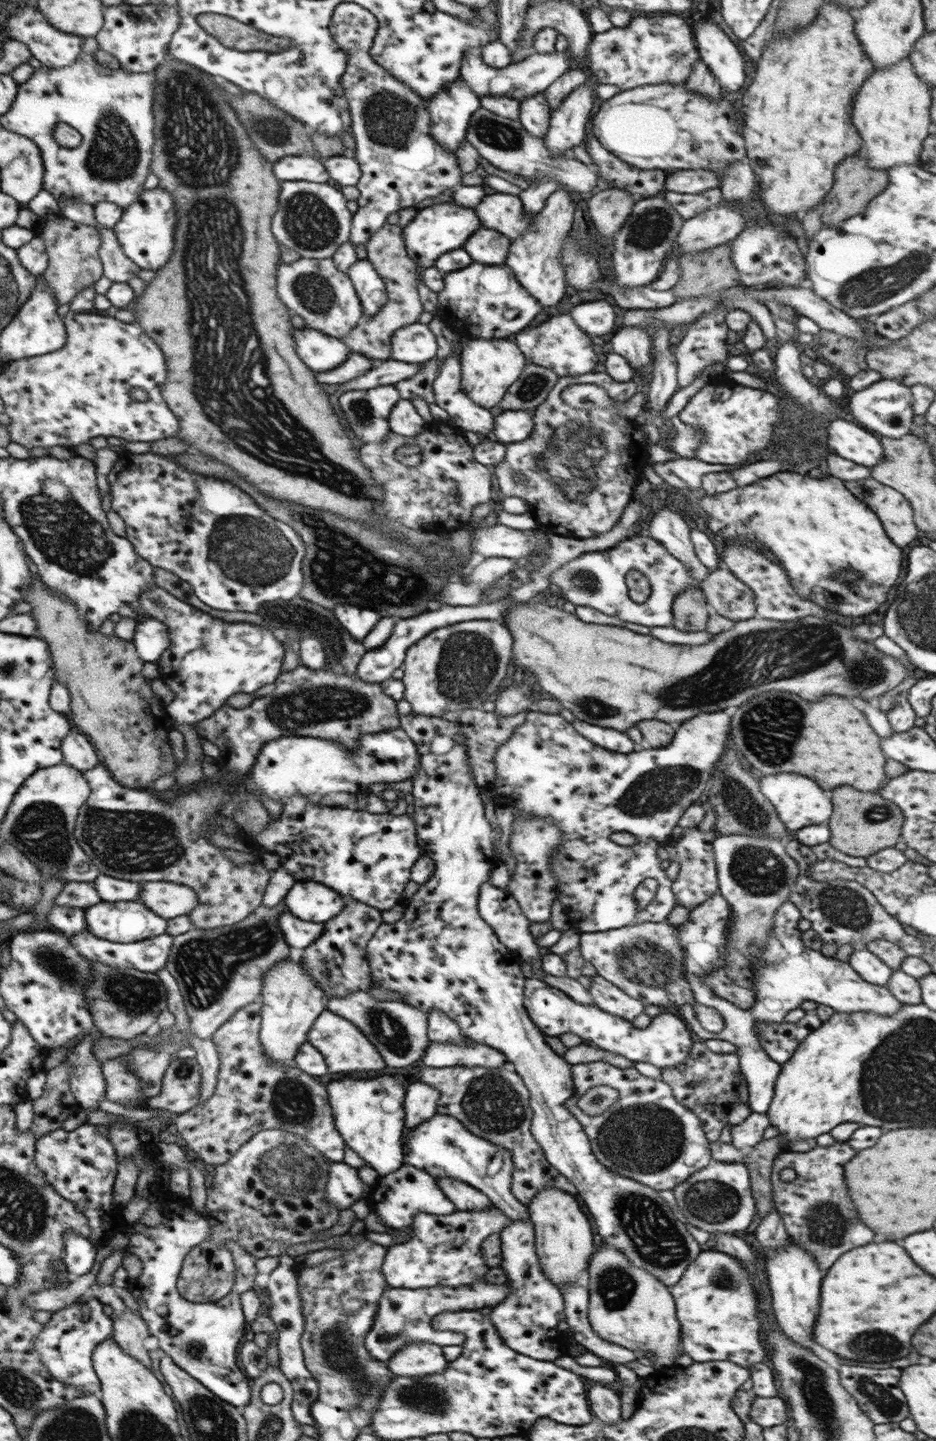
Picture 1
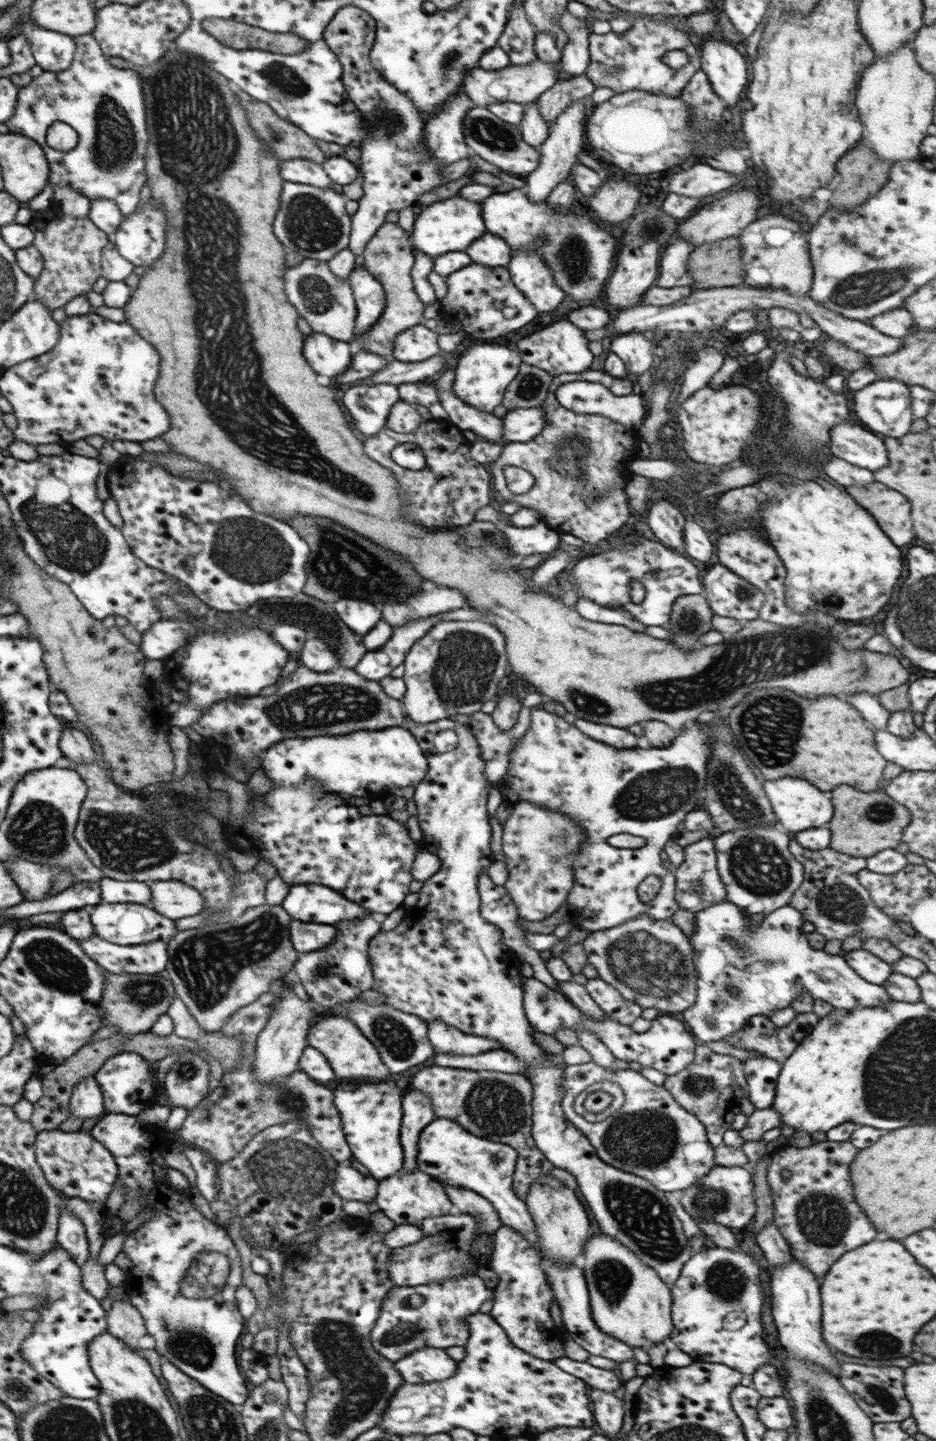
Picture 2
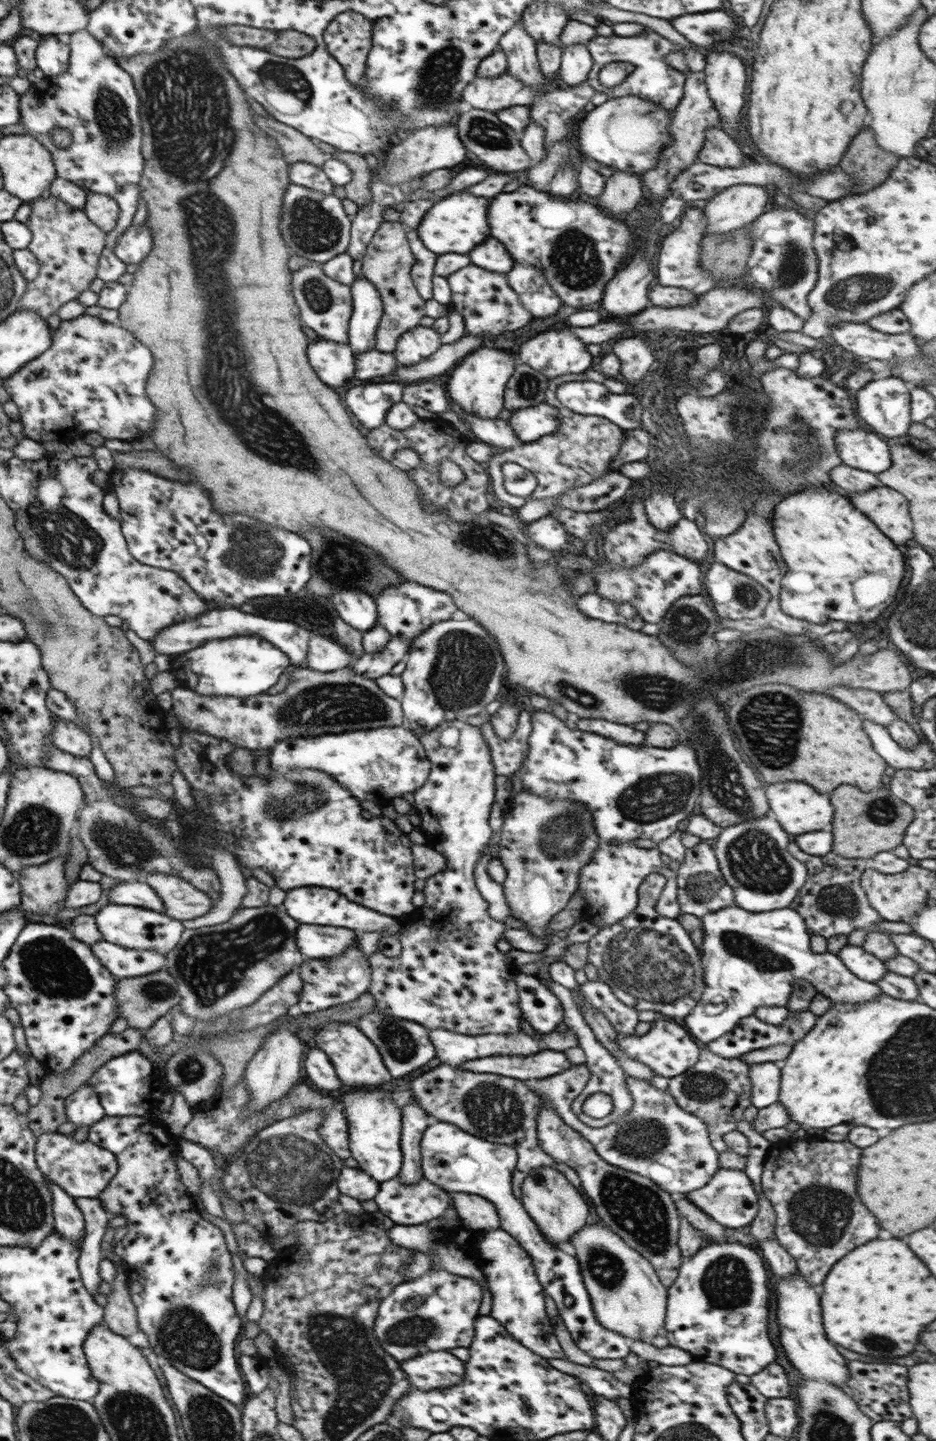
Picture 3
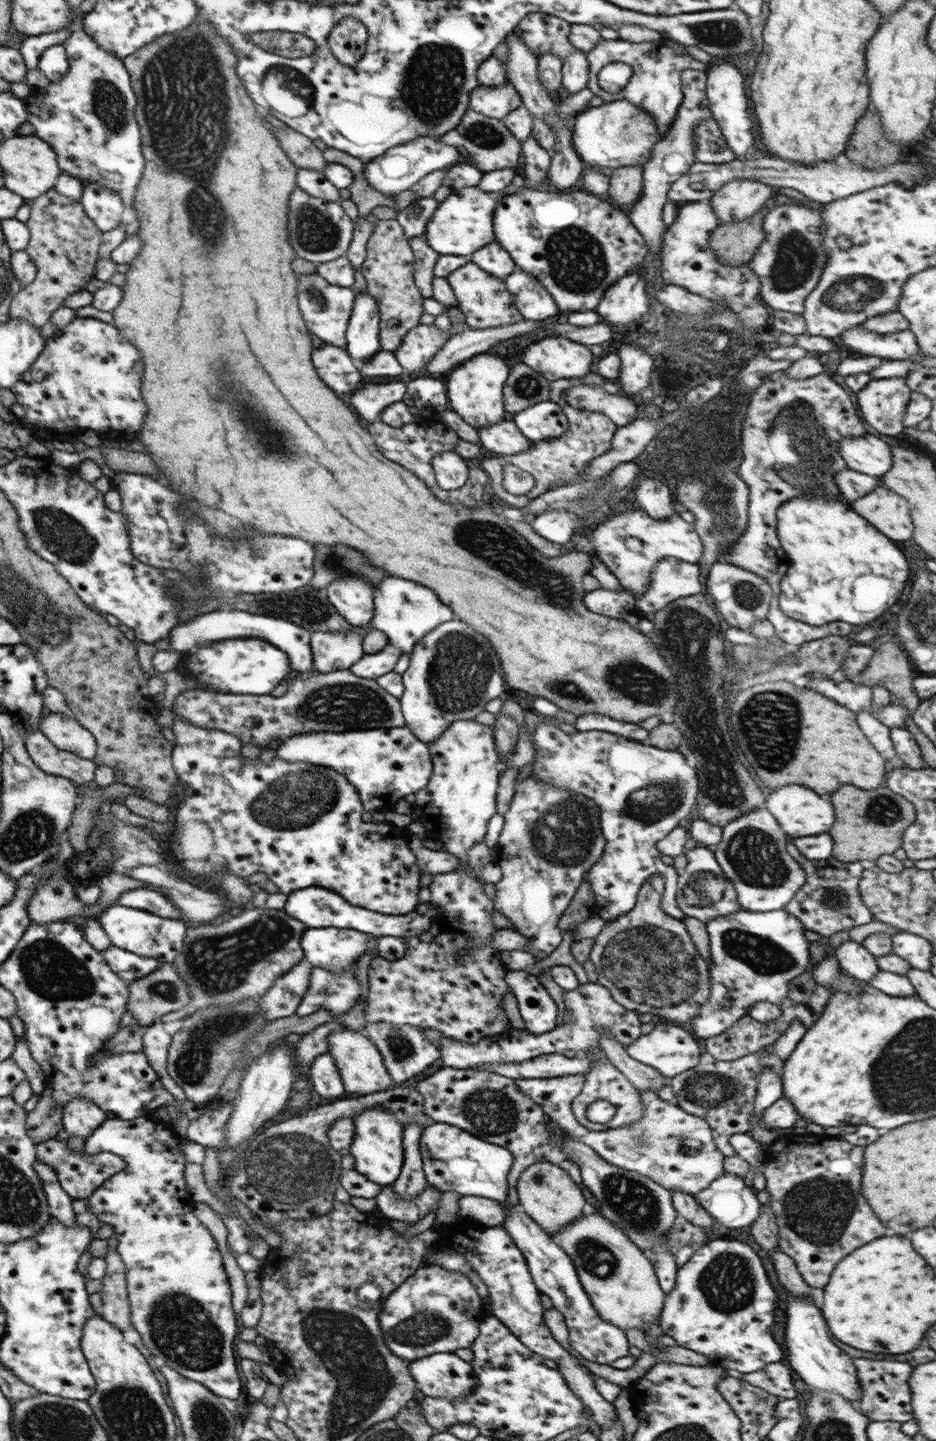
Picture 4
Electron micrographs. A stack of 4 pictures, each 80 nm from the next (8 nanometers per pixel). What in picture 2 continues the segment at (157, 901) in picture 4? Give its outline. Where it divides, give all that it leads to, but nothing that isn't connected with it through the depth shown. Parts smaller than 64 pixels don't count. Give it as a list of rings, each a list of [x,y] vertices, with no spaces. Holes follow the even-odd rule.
[[[102,877],[97,884],[101,903],[120,904],[131,902],[132,904],[150,907],[151,896],[149,896],[147,882],[122,882]]]

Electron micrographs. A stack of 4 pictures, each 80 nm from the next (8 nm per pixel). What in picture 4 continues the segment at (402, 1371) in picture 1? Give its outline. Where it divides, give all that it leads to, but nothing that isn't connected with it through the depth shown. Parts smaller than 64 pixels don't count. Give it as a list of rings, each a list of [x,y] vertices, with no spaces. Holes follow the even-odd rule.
[[[437,1352],[408,1362],[418,1395],[435,1399],[457,1399],[469,1395],[477,1378],[470,1363],[461,1361],[455,1353]]]

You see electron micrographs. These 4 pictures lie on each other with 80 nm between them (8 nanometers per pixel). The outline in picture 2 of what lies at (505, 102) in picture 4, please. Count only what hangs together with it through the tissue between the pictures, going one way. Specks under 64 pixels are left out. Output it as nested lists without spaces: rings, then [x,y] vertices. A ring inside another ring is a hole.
[[[537,58],[533,63],[527,65],[519,67],[509,65],[497,71],[485,71],[475,65],[473,69],[466,72],[461,91],[477,107],[485,107],[503,101],[525,105],[533,102],[543,91],[551,88],[556,83],[559,68],[561,68],[561,63],[543,63]]]

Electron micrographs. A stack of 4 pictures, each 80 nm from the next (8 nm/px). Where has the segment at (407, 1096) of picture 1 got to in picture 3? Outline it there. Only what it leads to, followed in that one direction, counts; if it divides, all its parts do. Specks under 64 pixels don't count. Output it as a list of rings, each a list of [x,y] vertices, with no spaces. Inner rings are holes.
[[[412,1100],[400,1108],[400,1149],[402,1164],[398,1174],[400,1182],[412,1184],[422,1177],[420,1168],[420,1138],[427,1126],[428,1114]]]

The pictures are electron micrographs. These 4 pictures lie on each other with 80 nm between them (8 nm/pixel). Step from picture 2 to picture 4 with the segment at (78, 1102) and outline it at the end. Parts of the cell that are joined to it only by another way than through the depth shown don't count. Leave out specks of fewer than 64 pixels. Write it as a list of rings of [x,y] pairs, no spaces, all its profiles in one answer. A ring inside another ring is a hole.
[[[74,1098],[62,1105],[62,1128],[69,1136],[85,1139],[106,1119],[106,1114],[86,1098]]]

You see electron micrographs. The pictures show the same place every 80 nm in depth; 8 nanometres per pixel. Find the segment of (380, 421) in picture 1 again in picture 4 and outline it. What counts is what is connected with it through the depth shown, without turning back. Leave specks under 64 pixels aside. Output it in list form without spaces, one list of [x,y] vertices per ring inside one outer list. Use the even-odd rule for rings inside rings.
[[[393,381],[377,384],[361,384],[349,396],[351,409],[355,410],[361,418],[369,418],[367,422],[379,421],[381,410],[391,404],[402,401],[406,384],[401,381]]]

